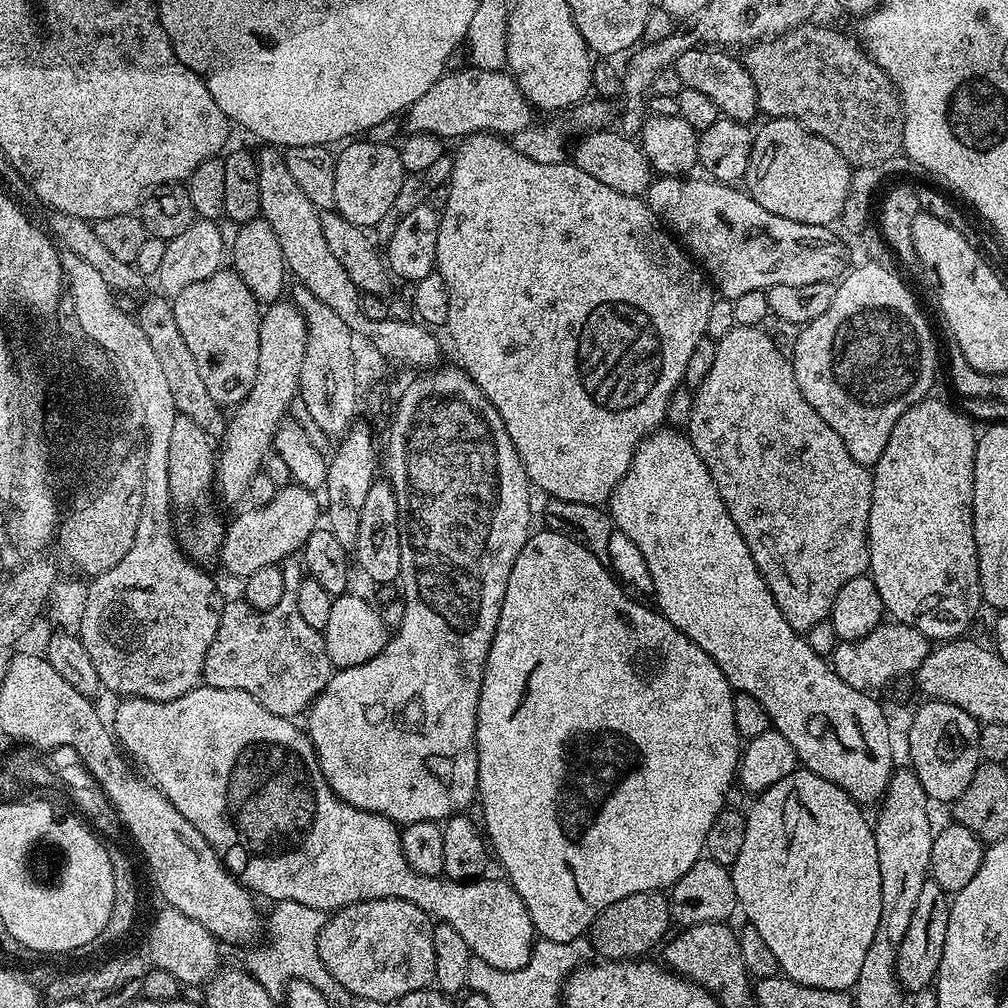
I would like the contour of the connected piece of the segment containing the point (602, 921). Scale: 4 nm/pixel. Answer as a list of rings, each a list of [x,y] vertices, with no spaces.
[[[663,891],[639,892],[626,898],[618,898],[618,902],[606,906],[606,910],[602,910],[602,914],[598,914],[592,924],[590,943],[593,953],[604,960],[631,960],[643,957],[651,953],[648,951],[656,943],[659,945],[669,935],[668,924],[670,925],[668,896]]]

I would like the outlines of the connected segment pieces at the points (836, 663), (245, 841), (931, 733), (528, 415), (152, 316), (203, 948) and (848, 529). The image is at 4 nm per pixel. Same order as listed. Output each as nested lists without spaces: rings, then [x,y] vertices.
[[[882,622],[877,628],[870,630],[870,634],[866,634],[866,638],[839,641],[836,649],[832,651],[830,663],[832,669],[838,674],[838,678],[842,678],[842,682],[850,682],[850,686],[868,692],[869,690],[876,690],[872,688],[886,687],[891,680],[904,675],[906,672],[908,674],[915,673],[916,668],[922,666],[922,662],[927,658],[929,651],[930,641],[918,629],[899,622]]]
[[[207,686],[191,688],[189,692],[173,700],[143,700],[140,696],[134,696],[121,699],[119,702],[121,704],[116,708],[116,726],[114,724],[114,736],[119,747],[133,761],[136,759],[138,763],[144,764],[145,770],[149,773],[144,772],[151,777],[157,788],[181,812],[182,816],[192,822],[204,836],[212,836],[212,820],[236,820],[236,828],[240,828],[240,836],[236,836],[236,844],[240,844],[240,848],[248,848],[248,852],[252,852],[252,856],[248,856],[248,860],[244,860],[244,864],[232,864],[228,871],[257,897],[265,896],[268,902],[282,900],[302,902],[302,906],[314,906],[314,910],[325,914],[331,914],[338,908],[345,908],[367,900],[405,900],[428,913],[433,921],[449,924],[454,930],[458,930],[458,935],[466,941],[466,946],[470,946],[472,955],[482,958],[482,962],[490,962],[490,966],[494,966],[498,970],[521,968],[530,958],[534,943],[532,919],[526,910],[526,902],[522,902],[522,898],[512,889],[507,879],[477,878],[471,882],[465,882],[440,876],[423,876],[421,872],[415,872],[408,859],[404,857],[400,841],[401,829],[398,825],[382,814],[355,808],[347,804],[345,800],[340,800],[322,774],[320,763],[316,761],[316,751],[307,731],[301,725],[299,728],[296,722],[289,717],[270,714],[270,710],[266,710],[255,698],[242,690],[222,690]]]
[[[925,699],[924,705],[913,711],[910,727],[911,769],[916,773],[922,790],[926,790],[929,801],[941,800],[945,806],[951,805],[970,786],[976,767],[982,763],[978,734],[980,724],[966,710],[950,702]]]
[[[474,132],[471,136],[465,136],[459,141],[456,154],[452,159],[452,172],[448,176],[446,190],[448,197],[444,200],[444,208],[440,212],[440,225],[438,226],[438,250],[436,251],[435,271],[440,273],[444,280],[446,290],[449,292],[449,318],[446,331],[452,335],[452,348],[456,351],[459,367],[463,368],[477,386],[490,398],[494,410],[502,418],[506,426],[506,434],[510,434],[510,442],[514,442],[518,458],[528,475],[529,485],[541,488],[545,492],[545,497],[554,500],[565,500],[566,502],[582,502],[583,504],[603,505],[611,501],[612,491],[618,486],[618,482],[626,474],[630,462],[636,453],[636,447],[643,442],[645,436],[657,431],[665,423],[664,415],[668,412],[668,403],[672,400],[672,395],[676,392],[676,387],[681,387],[686,362],[690,362],[690,354],[694,352],[694,346],[698,346],[700,340],[705,339],[707,330],[707,318],[710,315],[710,308],[714,299],[714,288],[706,279],[705,273],[694,263],[691,255],[661,225],[658,218],[641,197],[618,194],[618,190],[610,190],[603,182],[598,182],[598,178],[590,178],[586,170],[582,170],[575,162],[565,162],[563,164],[544,165],[542,162],[534,162],[526,158],[507,139],[501,138],[491,132]]]
[[[162,294],[148,297],[136,310],[136,317],[146,338],[149,339],[153,353],[161,363],[165,379],[169,383],[169,389],[174,397],[177,413],[190,418],[192,422],[202,426],[209,439],[218,440],[224,435],[227,428],[227,417],[222,416],[223,407],[214,402],[209,390],[202,384],[202,378],[198,375],[193,356],[186,350],[186,342],[179,333],[178,322],[174,319],[171,301]]]
[[[169,906],[162,908],[156,916],[156,921],[152,924],[152,929],[148,932],[149,953],[147,952],[147,955],[150,960],[150,955],[152,955],[151,963],[172,974],[180,986],[186,986],[186,984],[203,985],[211,980],[221,967],[221,945],[216,937],[212,936],[210,930],[206,930],[193,918],[188,918],[186,914]]]
[[[735,326],[716,340],[714,366],[710,366],[710,374],[702,378],[702,386],[694,389],[692,409],[688,412],[688,428],[686,435],[694,446],[694,450],[702,458],[706,470],[710,470],[710,478],[714,478],[714,486],[718,486],[718,494],[724,505],[728,507],[730,518],[734,518],[734,526],[742,534],[746,546],[750,546],[750,558],[754,558],[754,566],[760,577],[766,582],[770,594],[774,594],[774,602],[778,602],[778,610],[782,610],[782,618],[790,622],[795,632],[806,634],[810,626],[829,619],[832,615],[834,598],[838,598],[838,590],[850,582],[850,578],[863,576],[868,572],[868,519],[870,518],[870,502],[872,501],[872,473],[865,465],[850,458],[850,450],[818,418],[818,410],[802,398],[802,390],[798,390],[798,382],[794,378],[794,370],[789,357],[784,356],[774,346],[771,336],[763,327],[742,328]]]

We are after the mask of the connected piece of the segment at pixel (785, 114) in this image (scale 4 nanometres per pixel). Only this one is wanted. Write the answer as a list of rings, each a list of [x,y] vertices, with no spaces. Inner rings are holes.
[[[809,22],[775,40],[751,45],[742,63],[754,82],[757,109],[765,117],[793,120],[826,138],[853,168],[887,165],[904,147],[900,93],[863,47],[852,40]]]

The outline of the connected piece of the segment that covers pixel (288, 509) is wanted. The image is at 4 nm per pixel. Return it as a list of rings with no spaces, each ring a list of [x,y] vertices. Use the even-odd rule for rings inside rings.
[[[289,482],[277,487],[274,492],[261,508],[242,513],[233,524],[225,527],[218,560],[224,563],[230,575],[243,578],[254,574],[254,570],[262,566],[287,561],[291,552],[299,553],[303,549],[306,538],[310,538],[312,531],[321,523],[322,504],[315,491]]]

